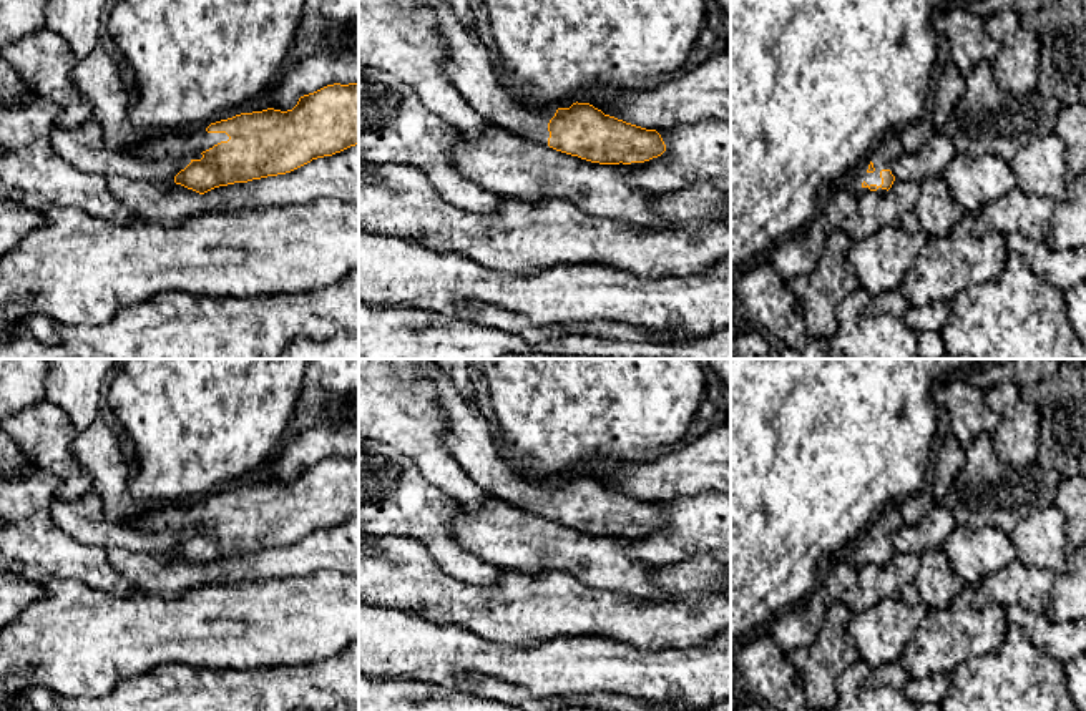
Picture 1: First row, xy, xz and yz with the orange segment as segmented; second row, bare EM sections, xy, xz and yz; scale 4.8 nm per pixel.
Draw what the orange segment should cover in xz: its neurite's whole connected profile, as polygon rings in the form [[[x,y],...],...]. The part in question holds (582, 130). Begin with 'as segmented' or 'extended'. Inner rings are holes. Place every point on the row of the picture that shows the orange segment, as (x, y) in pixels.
extended; [[[427,0],[447,42],[445,73],[467,103],[493,125],[526,141],[599,164],[644,163],[661,156],[666,145],[646,130],[604,115],[589,103],[540,108],[508,91],[487,50],[447,0]]]

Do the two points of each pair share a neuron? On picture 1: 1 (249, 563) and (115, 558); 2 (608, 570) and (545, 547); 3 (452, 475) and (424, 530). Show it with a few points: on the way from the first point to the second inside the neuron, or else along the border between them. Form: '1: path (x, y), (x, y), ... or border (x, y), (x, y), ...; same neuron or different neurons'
1: path (216, 572), (148, 572); same neuron
2: path (593, 560), (560, 549); same neuron
3: border (415, 464), (424, 475), (462, 507); different neurons

